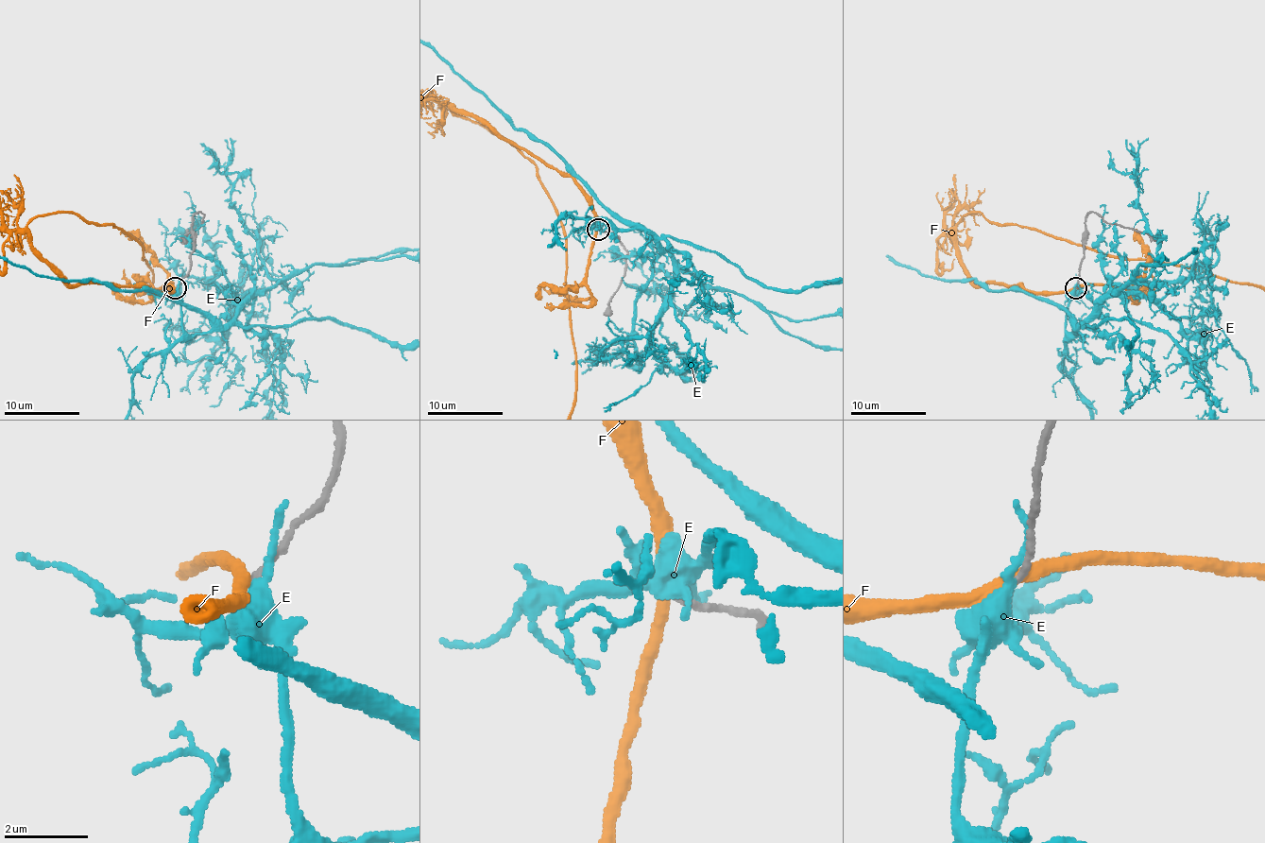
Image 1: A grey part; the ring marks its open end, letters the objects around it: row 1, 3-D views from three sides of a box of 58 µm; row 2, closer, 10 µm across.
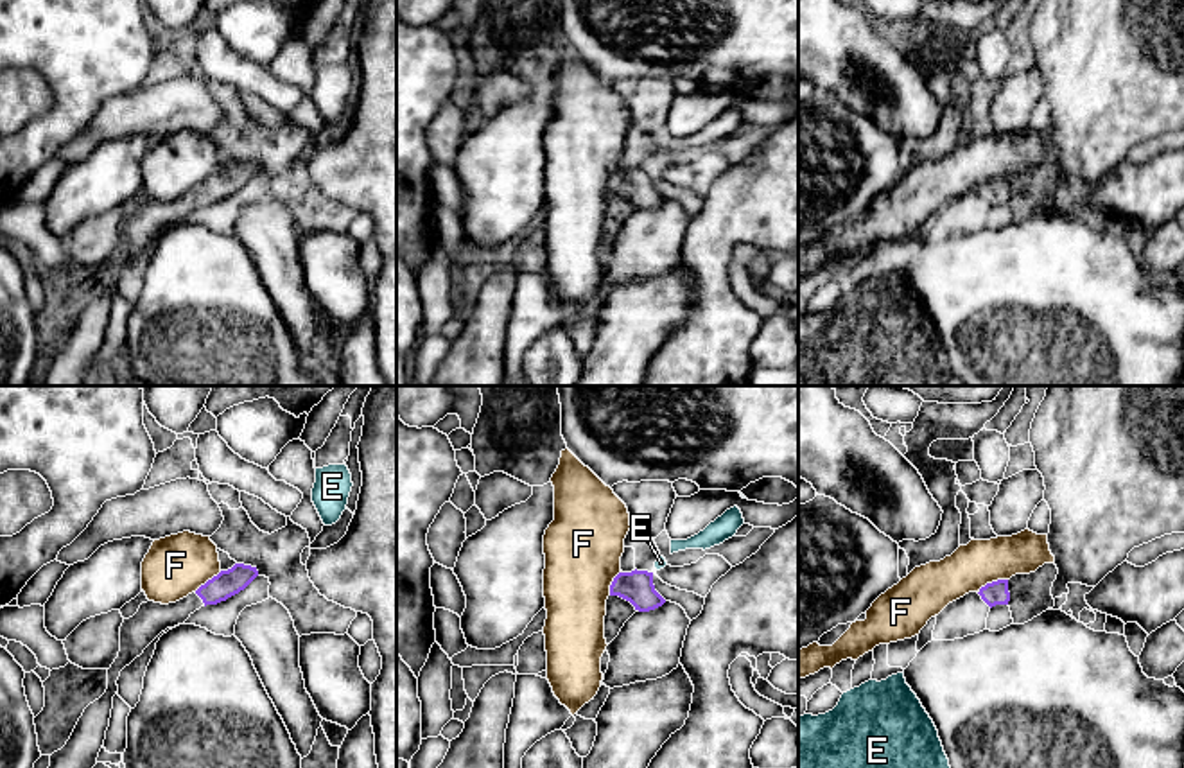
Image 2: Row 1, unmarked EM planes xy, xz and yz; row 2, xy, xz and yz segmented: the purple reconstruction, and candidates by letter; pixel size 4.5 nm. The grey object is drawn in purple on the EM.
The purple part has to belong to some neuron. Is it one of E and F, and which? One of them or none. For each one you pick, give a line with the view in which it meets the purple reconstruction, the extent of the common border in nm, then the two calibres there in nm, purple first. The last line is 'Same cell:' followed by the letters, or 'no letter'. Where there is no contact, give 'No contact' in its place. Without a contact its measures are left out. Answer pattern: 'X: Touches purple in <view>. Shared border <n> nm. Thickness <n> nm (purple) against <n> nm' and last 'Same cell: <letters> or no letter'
Same cell: no letter

